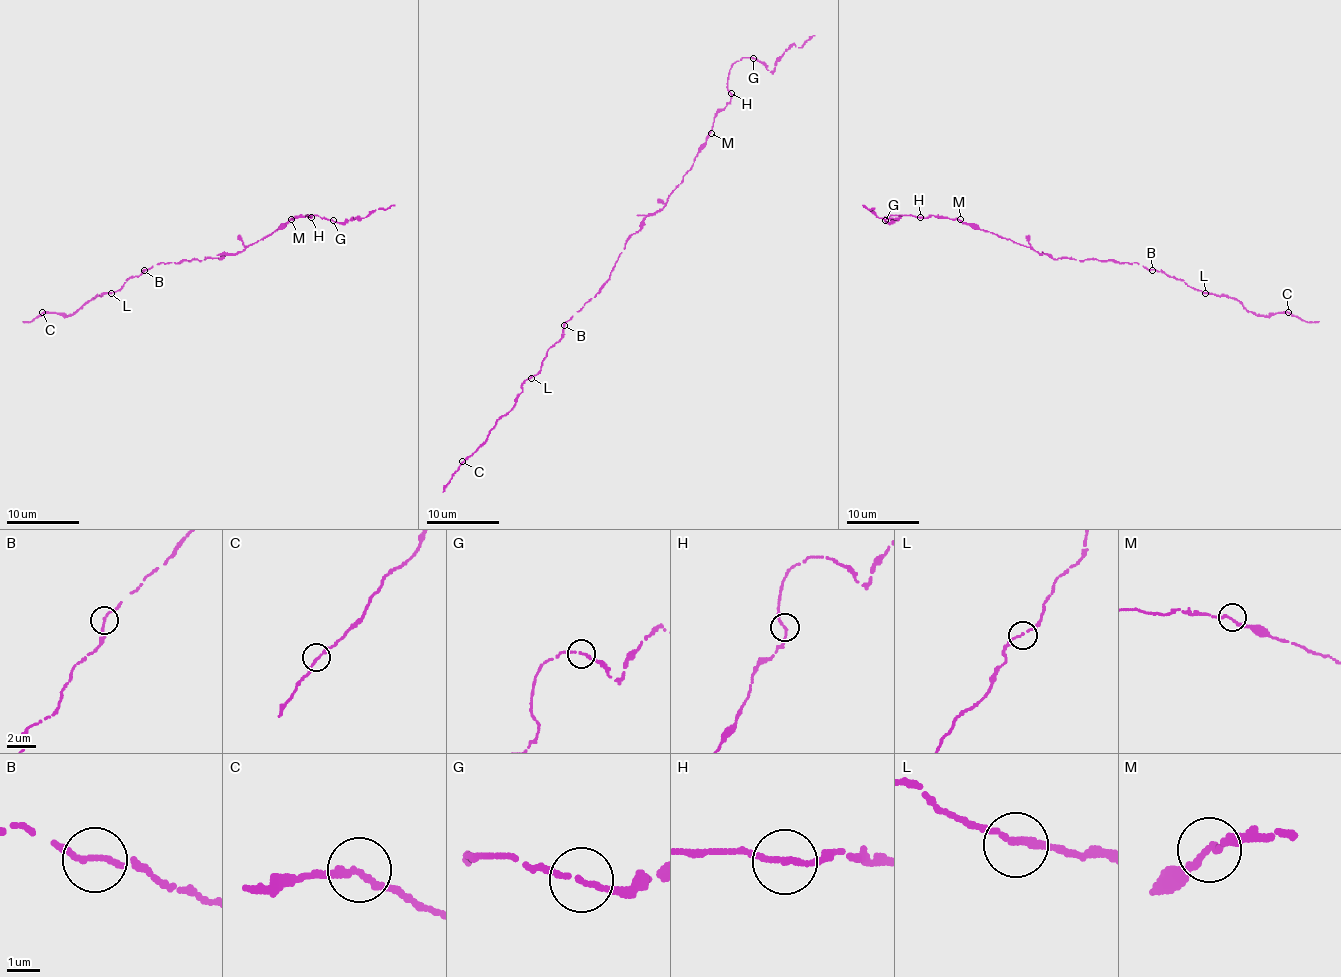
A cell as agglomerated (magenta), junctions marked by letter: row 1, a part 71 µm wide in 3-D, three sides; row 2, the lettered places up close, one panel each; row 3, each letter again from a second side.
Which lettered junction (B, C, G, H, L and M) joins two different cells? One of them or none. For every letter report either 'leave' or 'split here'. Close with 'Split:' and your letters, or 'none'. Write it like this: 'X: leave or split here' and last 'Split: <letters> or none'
B: leave
C: leave
G: leave
H: leave
L: leave
M: leave
Split: none

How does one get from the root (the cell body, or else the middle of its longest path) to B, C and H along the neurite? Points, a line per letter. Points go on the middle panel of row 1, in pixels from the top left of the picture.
B: (627, 240), (609, 280), (564, 325)
C: (627, 240), (609, 280), (564, 325), (562, 336), (547, 351), (540, 371), (524, 381), (515, 405), (462, 461)
H: (627, 240), (647, 216), (663, 207), (682, 182), (714, 117), (731, 100), (731, 93)

